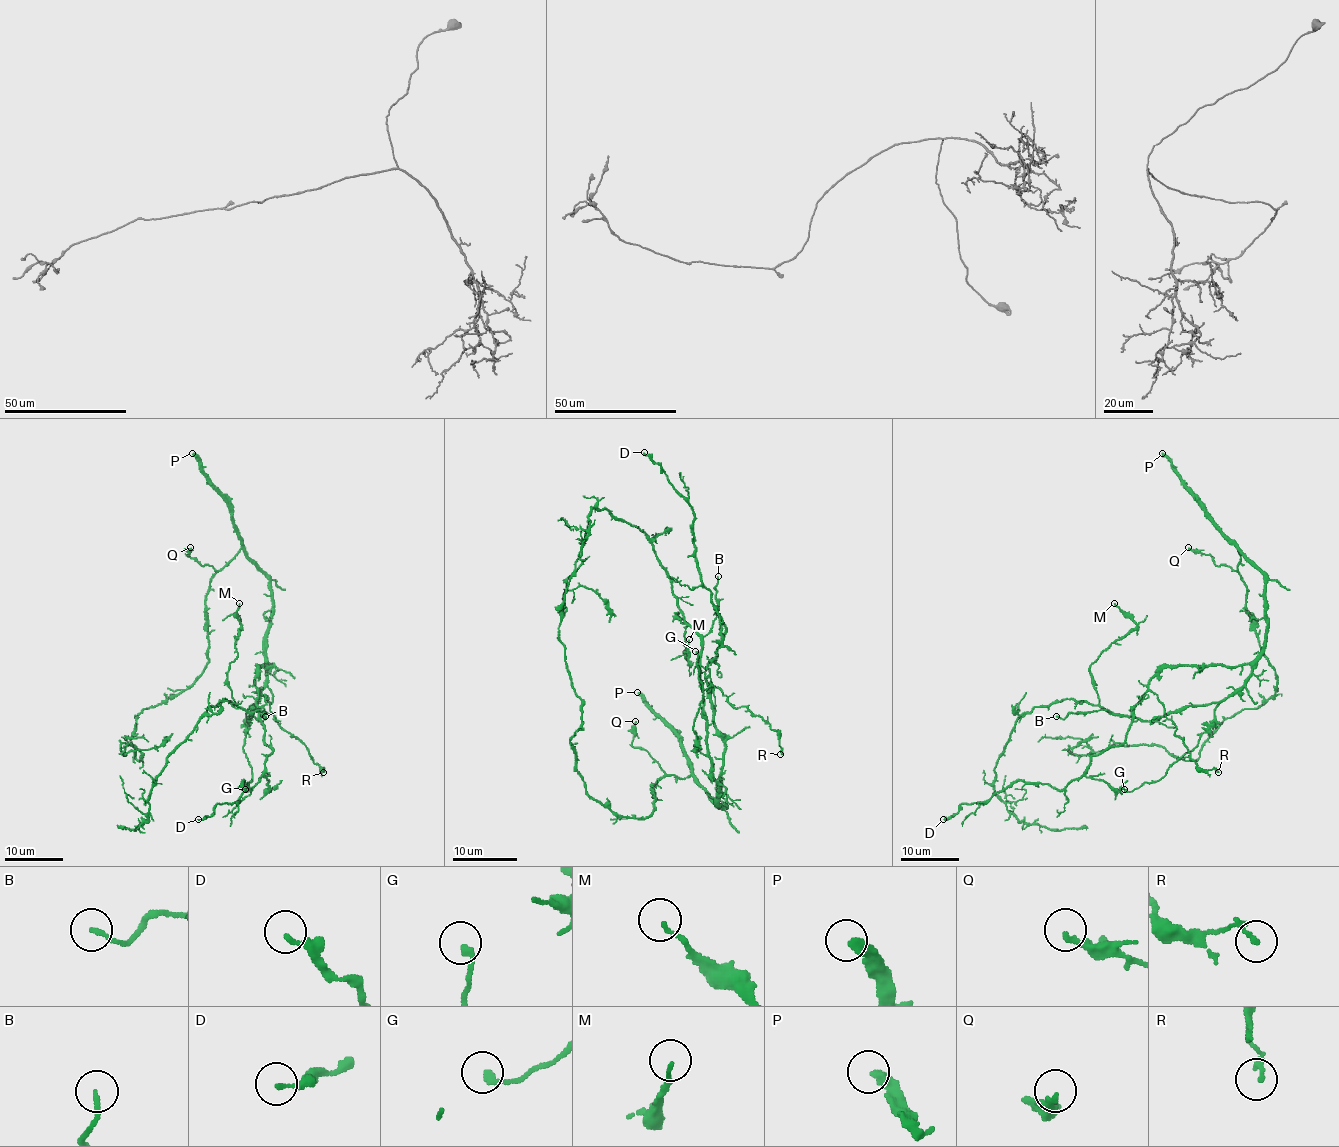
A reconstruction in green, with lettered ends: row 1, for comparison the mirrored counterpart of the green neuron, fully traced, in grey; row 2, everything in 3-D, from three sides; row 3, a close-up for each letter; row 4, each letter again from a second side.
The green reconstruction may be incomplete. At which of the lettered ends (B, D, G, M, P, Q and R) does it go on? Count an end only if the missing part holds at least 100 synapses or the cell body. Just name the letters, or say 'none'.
P

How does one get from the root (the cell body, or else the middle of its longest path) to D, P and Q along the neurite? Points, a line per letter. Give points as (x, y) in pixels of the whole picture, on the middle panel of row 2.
D: (722, 805), (718, 794), (724, 741), (714, 725), (706, 678), (724, 625), (697, 565), (693, 509), (644, 452)
P: (722, 805), (695, 781), (693, 768), (681, 739), (637, 692)
Q: (722, 805), (692, 776), (676, 778), (668, 775), (644, 749), (634, 747), (635, 721)

